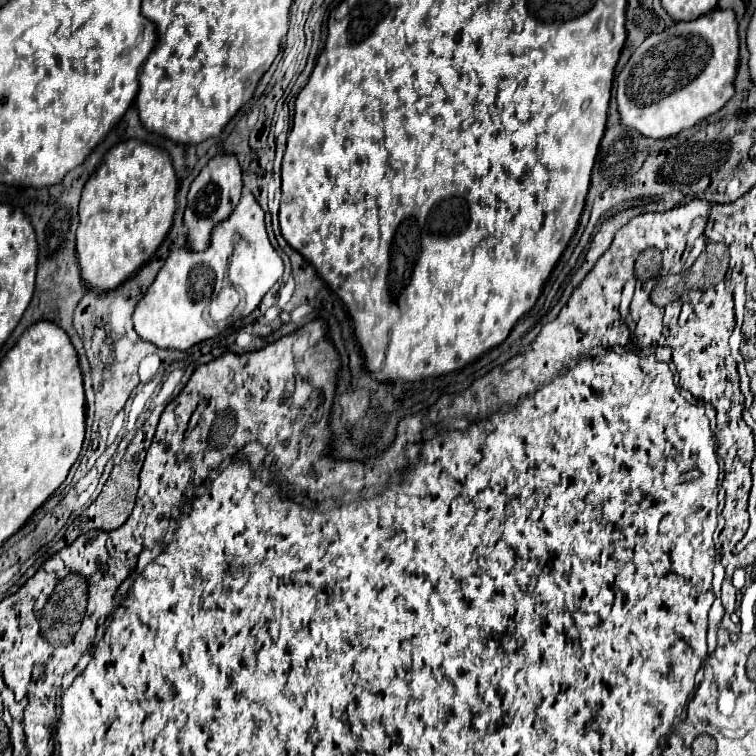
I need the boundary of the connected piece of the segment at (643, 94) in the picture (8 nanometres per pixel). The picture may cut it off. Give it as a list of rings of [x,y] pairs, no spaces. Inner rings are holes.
[[[714,9],[696,21],[674,23],[662,33],[650,35],[630,57],[618,75],[618,113],[620,123],[638,129],[644,137],[666,139],[694,127],[708,115],[722,109],[734,95],[734,77],[738,67],[738,23],[732,9]]]

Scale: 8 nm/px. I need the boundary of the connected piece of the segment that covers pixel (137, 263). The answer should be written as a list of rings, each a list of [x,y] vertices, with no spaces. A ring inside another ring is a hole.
[[[128,139],[112,147],[84,185],[76,257],[80,277],[96,291],[112,291],[150,261],[164,241],[176,211],[178,179],[166,151]]]

